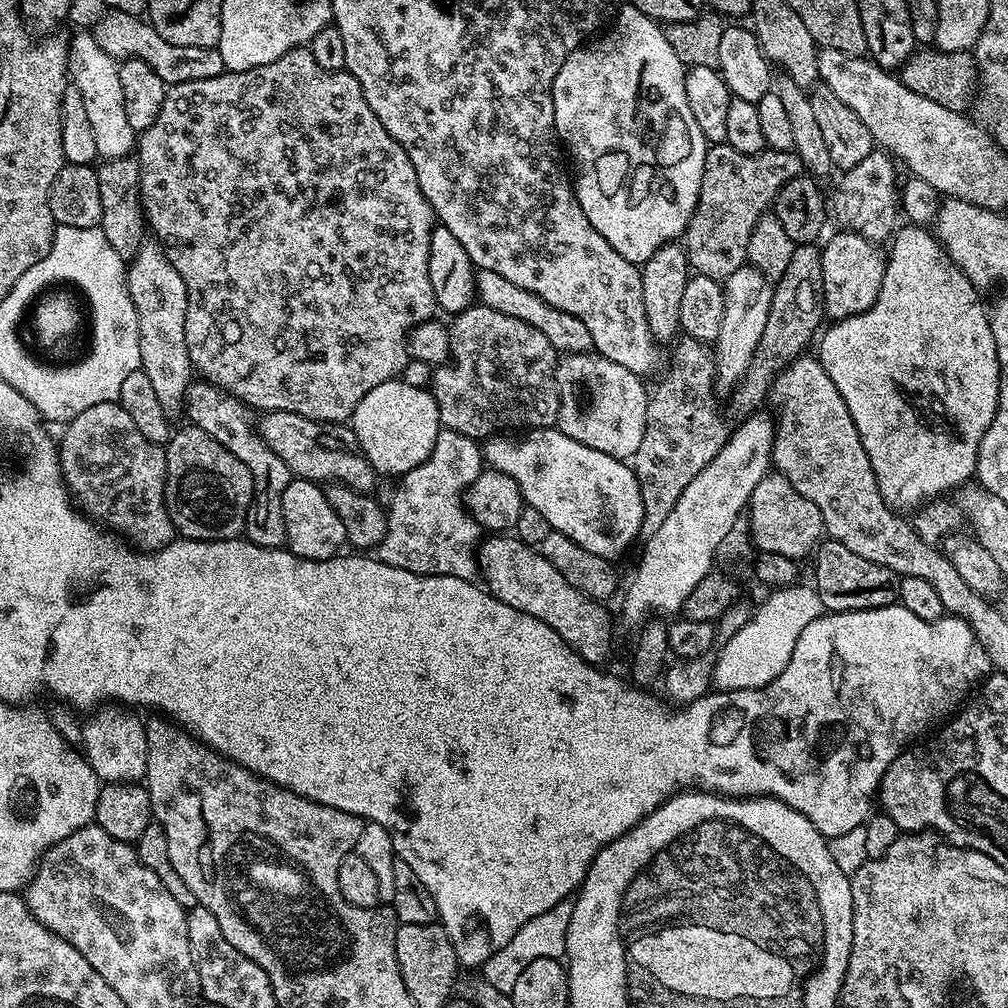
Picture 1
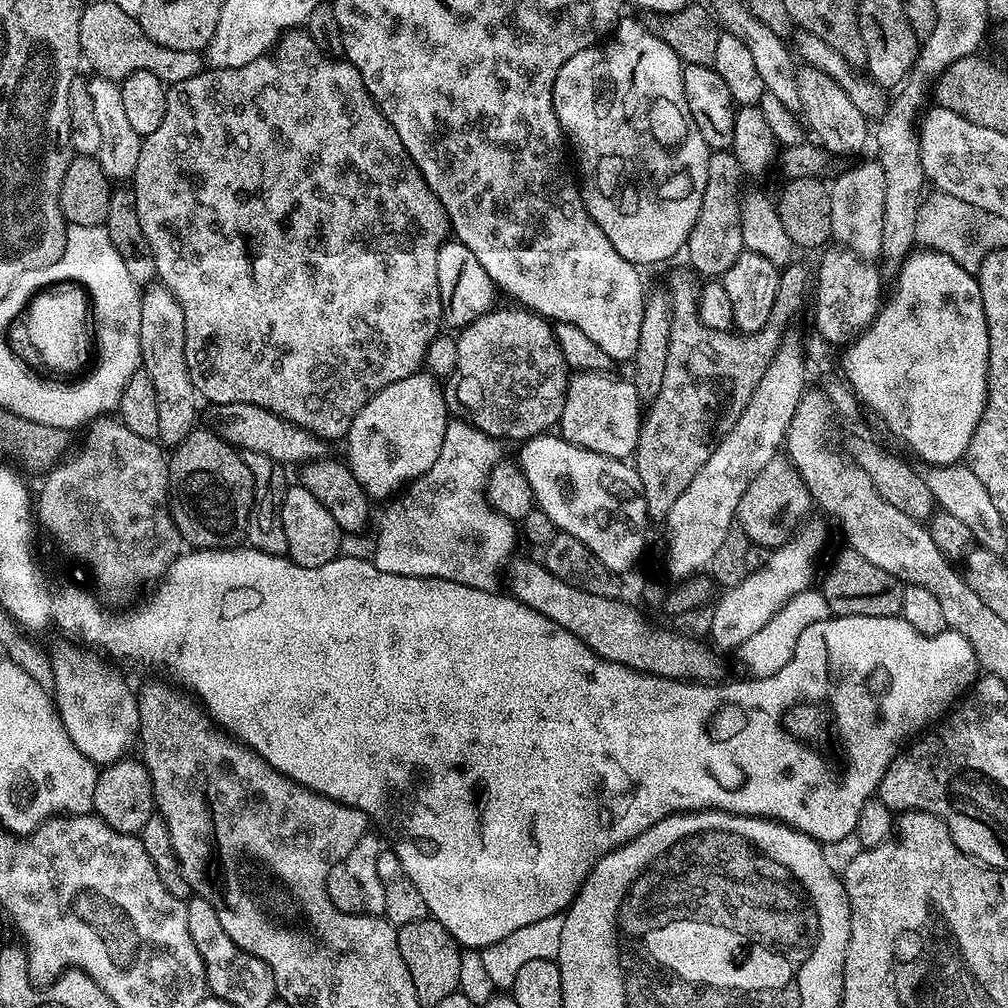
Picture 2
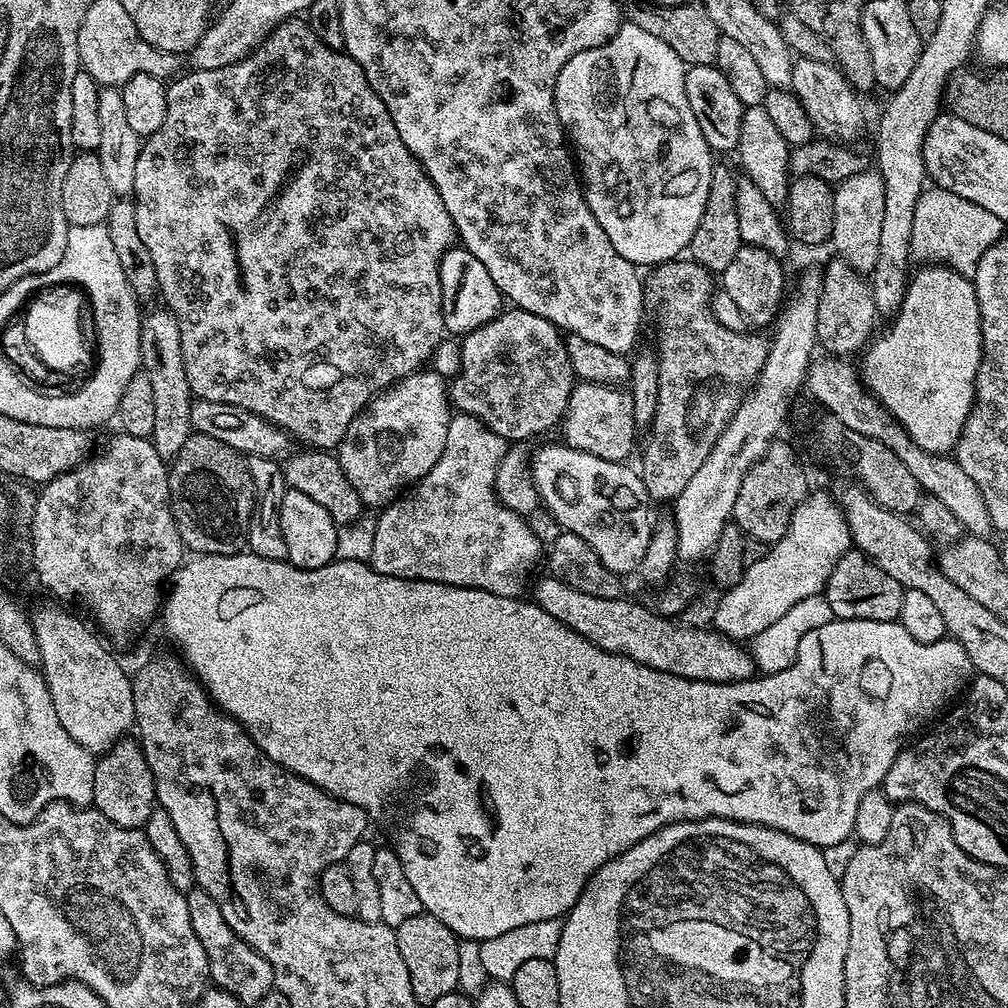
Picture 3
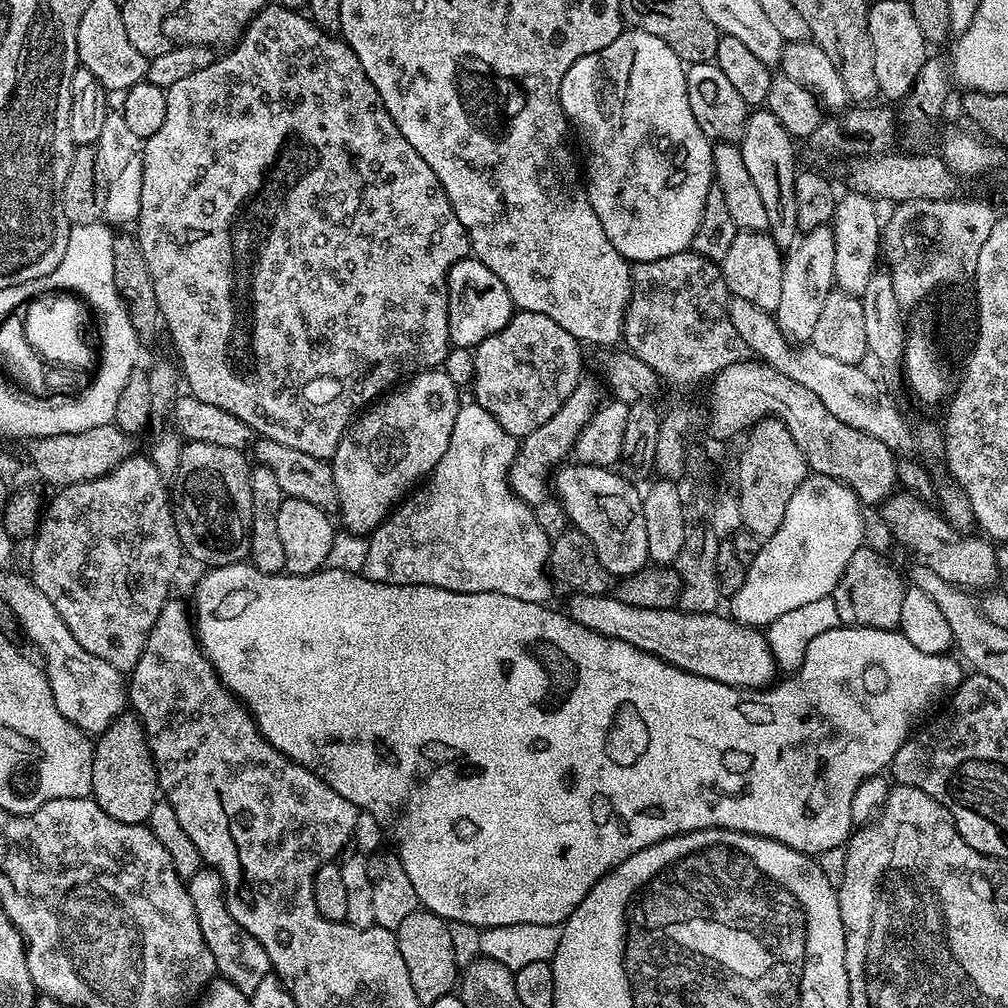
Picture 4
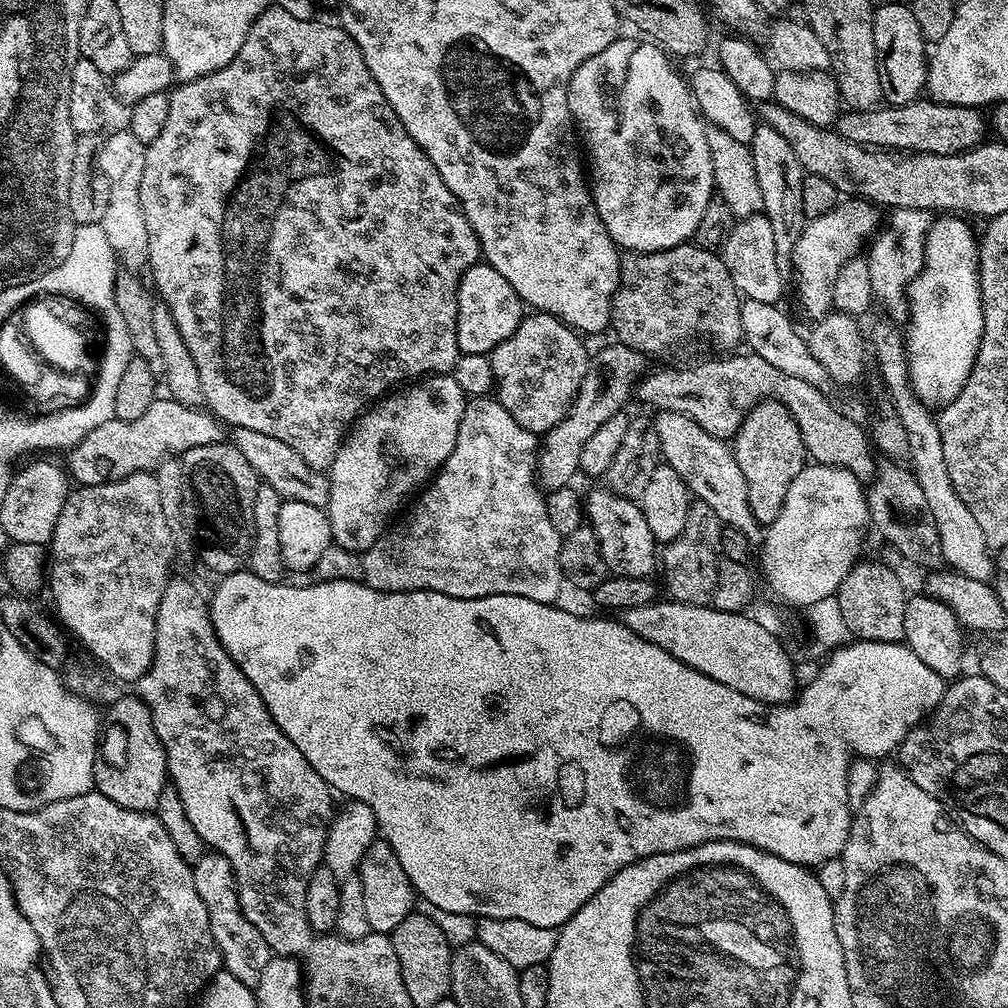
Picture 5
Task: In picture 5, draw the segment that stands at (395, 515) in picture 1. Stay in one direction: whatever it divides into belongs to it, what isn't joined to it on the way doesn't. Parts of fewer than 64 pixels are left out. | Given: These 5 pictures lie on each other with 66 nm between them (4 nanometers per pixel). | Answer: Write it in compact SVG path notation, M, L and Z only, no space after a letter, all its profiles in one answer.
M469 399L450 458L446 458L431 483L415 497L416 505L403 513L404 521L397 528L389 527L386 535L363 553L363 583L383 592L413 592L424 588L428 592L467 600L517 596L556 604L560 587L566 584L560 569L562 537L554 530L550 514L546 514L545 493L536 475L537 459L537 433L518 426L497 399Z

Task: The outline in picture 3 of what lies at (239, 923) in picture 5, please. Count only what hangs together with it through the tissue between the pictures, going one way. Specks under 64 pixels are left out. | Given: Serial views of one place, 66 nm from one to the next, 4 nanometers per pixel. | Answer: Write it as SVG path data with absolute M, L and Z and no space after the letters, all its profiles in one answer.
M193 887L187 893L190 910L190 926L194 926L194 934L198 934L198 942L202 942L202 950L206 950L208 974L211 983L230 994L242 1006L255 1006L266 998L266 994L274 988L274 970L258 950L254 950L234 930L230 930L230 922L222 918L222 910L218 910L218 902L210 898L200 887Z

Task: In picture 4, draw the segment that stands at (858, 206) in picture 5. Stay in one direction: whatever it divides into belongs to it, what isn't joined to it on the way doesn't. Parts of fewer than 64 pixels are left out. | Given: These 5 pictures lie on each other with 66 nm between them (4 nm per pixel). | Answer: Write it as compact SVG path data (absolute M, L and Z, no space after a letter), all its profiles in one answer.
M831 227L805 232L798 243L787 253L782 270L782 299L778 301L775 318L782 334L796 346L811 341L818 314L826 298L834 291L834 238Z

